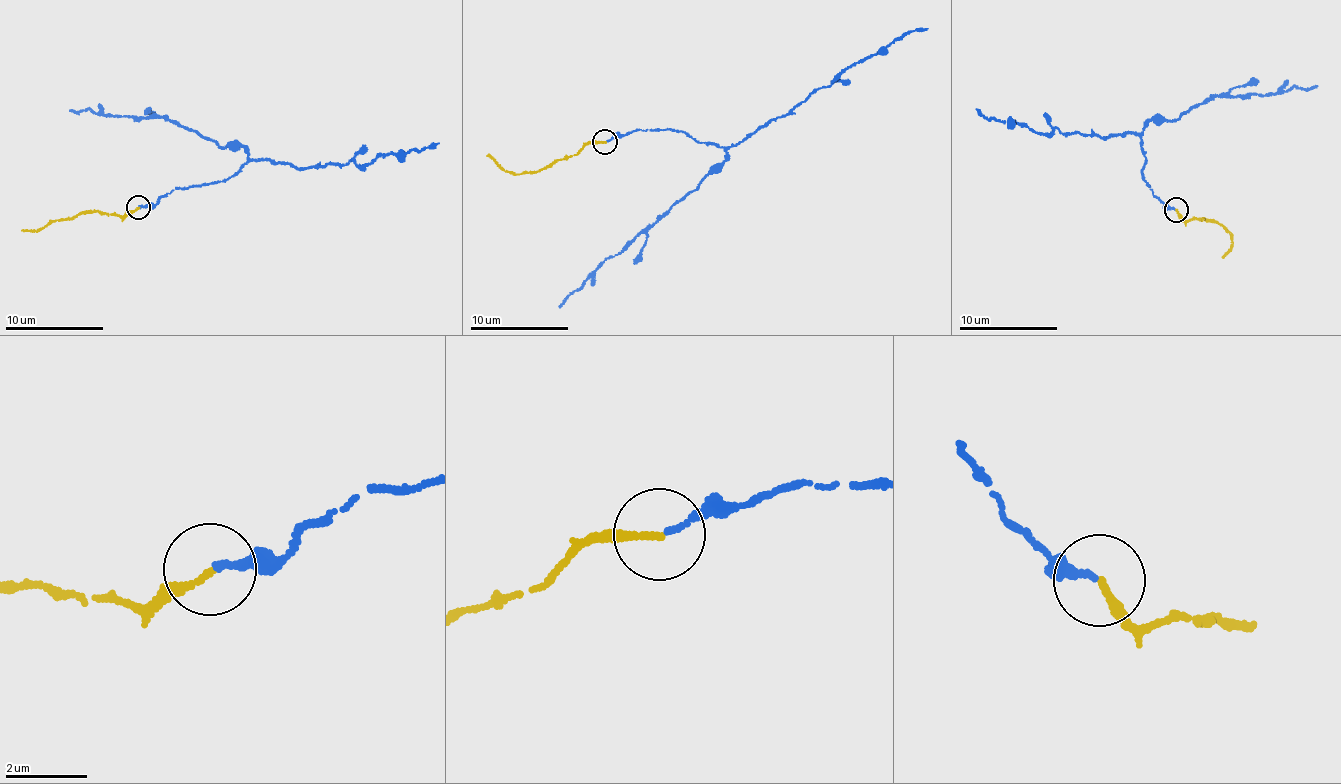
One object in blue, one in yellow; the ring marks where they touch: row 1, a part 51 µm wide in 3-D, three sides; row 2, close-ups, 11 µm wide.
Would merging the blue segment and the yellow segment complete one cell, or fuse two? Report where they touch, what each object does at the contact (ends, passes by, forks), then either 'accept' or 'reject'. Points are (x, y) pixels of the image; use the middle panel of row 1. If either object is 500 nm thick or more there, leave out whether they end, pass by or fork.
(605, 142) | blue ends | yellow ends | accept

